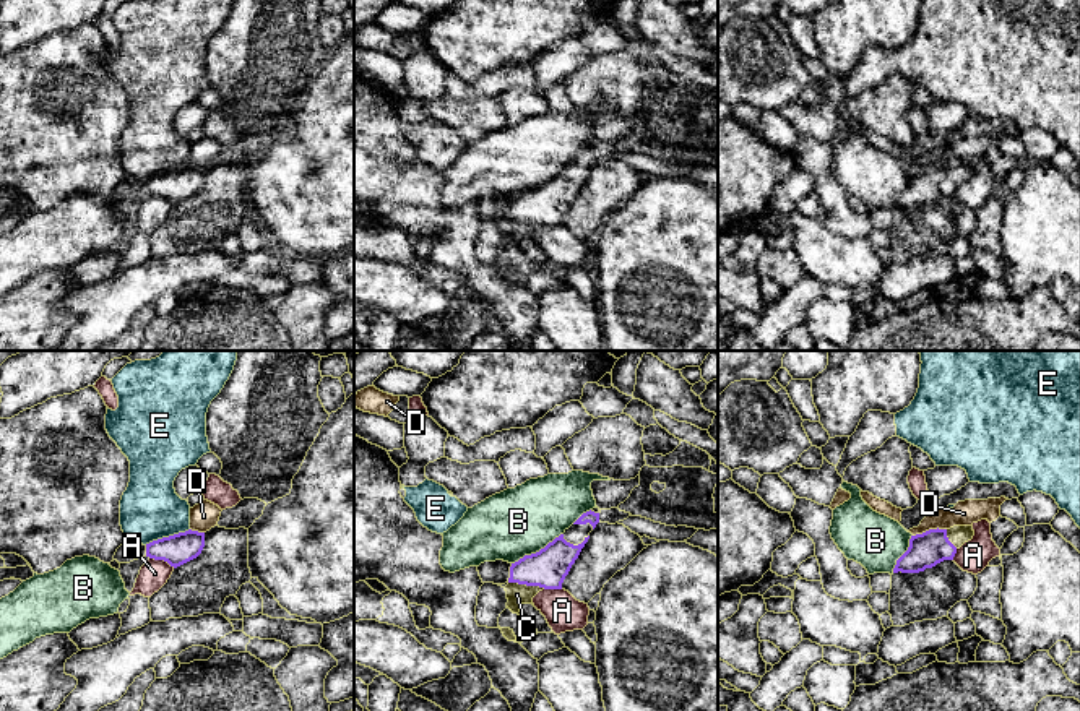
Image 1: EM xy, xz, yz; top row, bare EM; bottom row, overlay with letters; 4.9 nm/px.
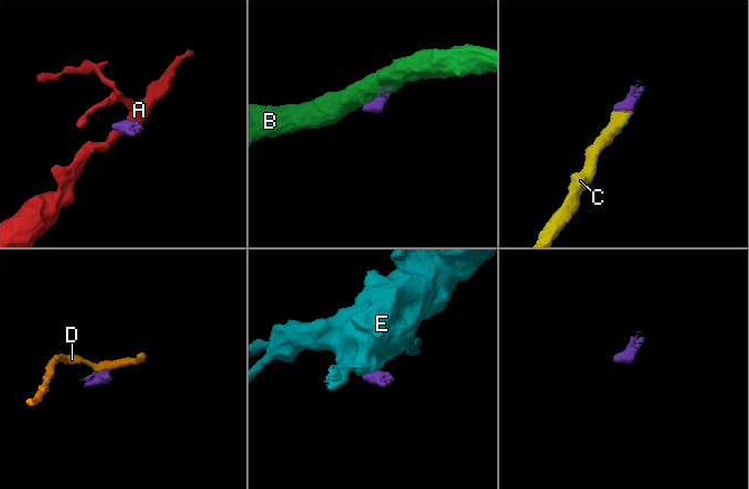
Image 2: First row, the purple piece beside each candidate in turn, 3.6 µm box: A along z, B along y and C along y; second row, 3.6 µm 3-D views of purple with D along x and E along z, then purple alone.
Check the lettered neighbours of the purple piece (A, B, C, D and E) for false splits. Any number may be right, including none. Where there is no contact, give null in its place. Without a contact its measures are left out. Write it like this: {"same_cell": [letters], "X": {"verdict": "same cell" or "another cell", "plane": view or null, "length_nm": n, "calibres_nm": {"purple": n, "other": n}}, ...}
{"same_cell": ["C"], "A": {"verdict": "another cell", "plane": "xy", "length_nm": 140, "calibres_nm": {"purple": 150, "other": 140}}, "B": {"verdict": "another cell", "plane": "xz", "length_nm": 300, "calibres_nm": {"purple": 190, "other": 340}}, "C": {"verdict": "same cell", "plane": "xz", "length_nm": 190, "calibres_nm": {"purple": 190, "other": 110}}, "D": {"verdict": "another cell", "plane": "yz", "length_nm": 170, "calibres_nm": {"purple": 170, "other": 120}}, "E": {"verdict": "another cell", "plane": "xy", "length_nm": 240, "calibres_nm": {"purple": 150, "other": 300}}}

